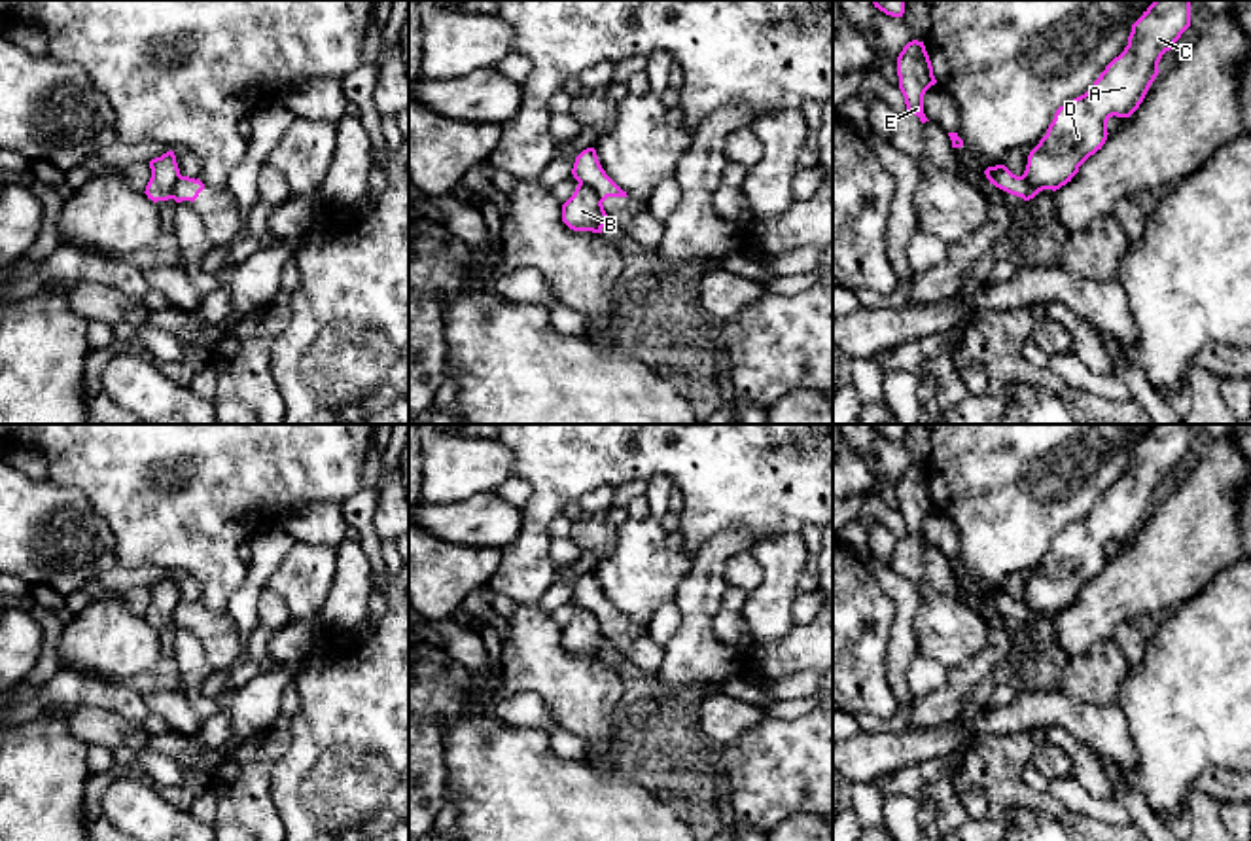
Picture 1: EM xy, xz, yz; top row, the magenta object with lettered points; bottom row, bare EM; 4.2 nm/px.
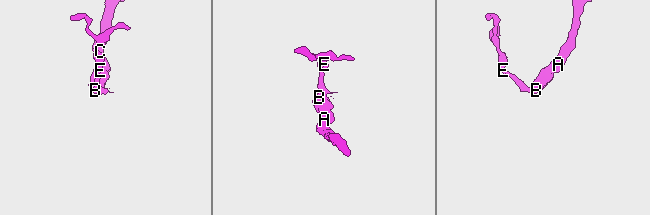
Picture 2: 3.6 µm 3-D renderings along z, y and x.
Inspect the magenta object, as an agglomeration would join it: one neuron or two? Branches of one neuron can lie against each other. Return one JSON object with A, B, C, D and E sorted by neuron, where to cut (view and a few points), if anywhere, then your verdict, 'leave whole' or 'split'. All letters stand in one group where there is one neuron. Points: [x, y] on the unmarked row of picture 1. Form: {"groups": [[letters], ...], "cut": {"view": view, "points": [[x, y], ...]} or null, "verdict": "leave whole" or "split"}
{"groups": [["A", "B", "C", "D"], ["E"]], "cut": {"view": "xz", "points": [[580, 607], [587, 608], [602, 626]]}, "verdict": "split"}

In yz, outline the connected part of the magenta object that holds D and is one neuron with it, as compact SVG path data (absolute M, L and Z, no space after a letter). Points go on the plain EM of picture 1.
M1154 424L1143 439L1132 449L1128 470L1115 481L1094 510L1081 521L1060 530L1047 559L1030 576L1022 602L1035 617L1043 614L1060 614L1079 597L1079 591L1094 580L1107 564L1107 546L1130 542L1143 527L1151 508L1158 500L1158 487L1166 475L1190 451L1190 424Z

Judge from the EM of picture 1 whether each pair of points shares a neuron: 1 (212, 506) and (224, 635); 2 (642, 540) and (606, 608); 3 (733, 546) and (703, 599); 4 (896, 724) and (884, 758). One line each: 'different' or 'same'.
1: different
2: different
3: same
4: different

